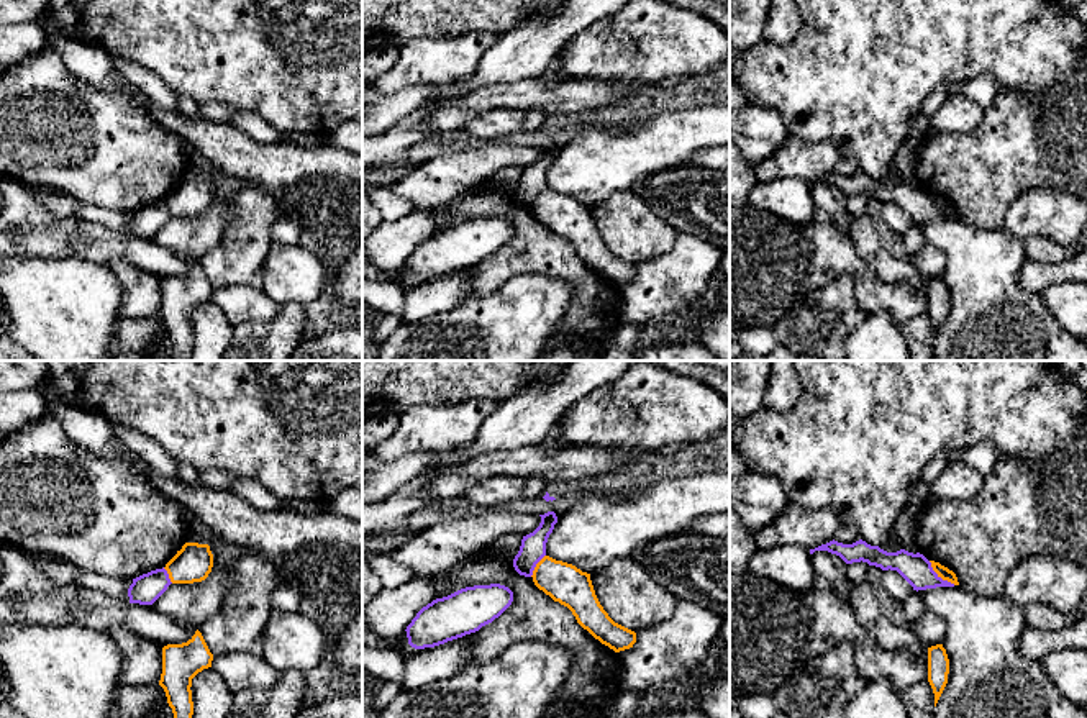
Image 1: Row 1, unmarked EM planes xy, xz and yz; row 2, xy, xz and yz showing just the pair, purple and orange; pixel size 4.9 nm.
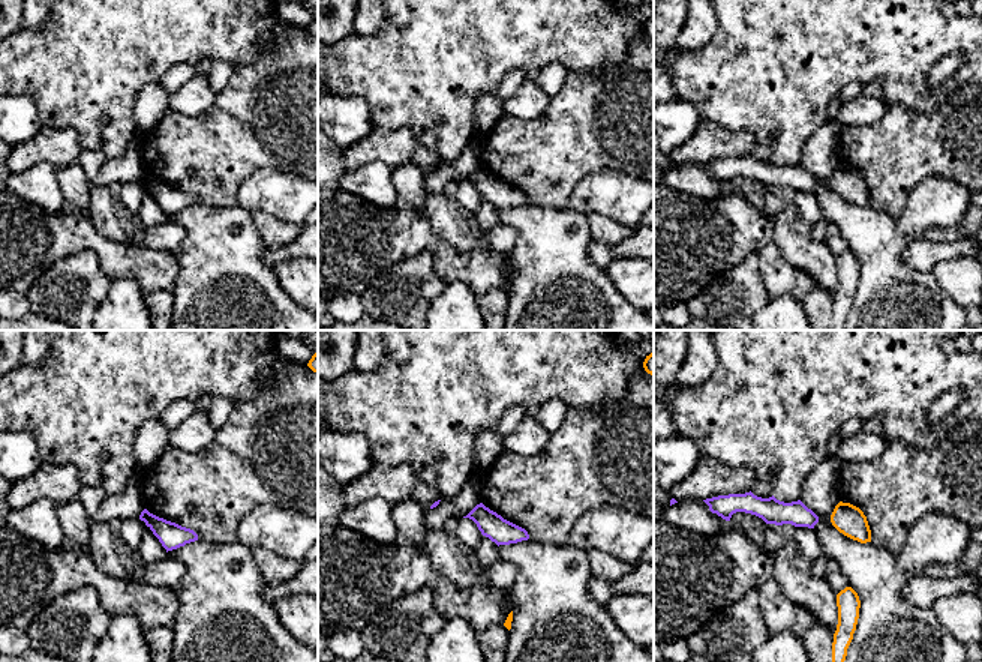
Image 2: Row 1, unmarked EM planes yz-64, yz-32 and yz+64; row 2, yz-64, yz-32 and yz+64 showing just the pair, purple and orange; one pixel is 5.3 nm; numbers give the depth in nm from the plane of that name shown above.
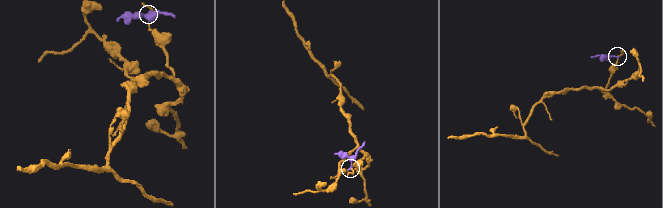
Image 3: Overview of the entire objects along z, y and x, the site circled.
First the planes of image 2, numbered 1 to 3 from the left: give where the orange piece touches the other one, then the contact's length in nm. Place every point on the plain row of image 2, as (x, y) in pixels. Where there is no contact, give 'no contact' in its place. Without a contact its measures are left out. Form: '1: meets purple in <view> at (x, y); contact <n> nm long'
1: no contact
2: no contact
3: no contact

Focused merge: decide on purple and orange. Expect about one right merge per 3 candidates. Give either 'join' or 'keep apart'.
keep apart

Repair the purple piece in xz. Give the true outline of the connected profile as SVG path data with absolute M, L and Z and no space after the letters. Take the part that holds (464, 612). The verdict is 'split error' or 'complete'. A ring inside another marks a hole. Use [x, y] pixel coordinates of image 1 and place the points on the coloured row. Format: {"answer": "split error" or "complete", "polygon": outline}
{"answer": "complete", "polygon": "M500 584L461 588L423 607L407 626L408 644L434 648L479 631L498 618L513 602L513 592Z"}

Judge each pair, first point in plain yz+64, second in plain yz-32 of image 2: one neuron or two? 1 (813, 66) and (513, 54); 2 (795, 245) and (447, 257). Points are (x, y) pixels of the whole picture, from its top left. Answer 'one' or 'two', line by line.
1: one
2: two

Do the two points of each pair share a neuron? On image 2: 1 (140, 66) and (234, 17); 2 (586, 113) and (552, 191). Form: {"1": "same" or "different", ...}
{"1": "same", "2": "same"}

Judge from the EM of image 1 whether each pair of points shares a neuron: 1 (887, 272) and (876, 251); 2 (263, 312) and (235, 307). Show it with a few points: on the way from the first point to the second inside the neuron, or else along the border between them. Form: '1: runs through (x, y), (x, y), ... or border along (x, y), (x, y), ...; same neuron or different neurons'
1: runs through (887, 268), (876, 256); same neuron
2: runs through (256, 307), (241, 307); same neuron

